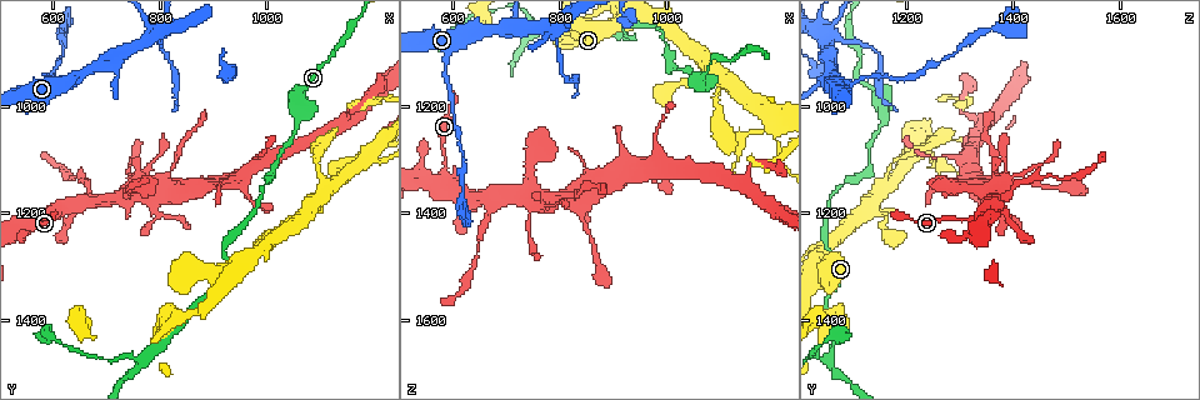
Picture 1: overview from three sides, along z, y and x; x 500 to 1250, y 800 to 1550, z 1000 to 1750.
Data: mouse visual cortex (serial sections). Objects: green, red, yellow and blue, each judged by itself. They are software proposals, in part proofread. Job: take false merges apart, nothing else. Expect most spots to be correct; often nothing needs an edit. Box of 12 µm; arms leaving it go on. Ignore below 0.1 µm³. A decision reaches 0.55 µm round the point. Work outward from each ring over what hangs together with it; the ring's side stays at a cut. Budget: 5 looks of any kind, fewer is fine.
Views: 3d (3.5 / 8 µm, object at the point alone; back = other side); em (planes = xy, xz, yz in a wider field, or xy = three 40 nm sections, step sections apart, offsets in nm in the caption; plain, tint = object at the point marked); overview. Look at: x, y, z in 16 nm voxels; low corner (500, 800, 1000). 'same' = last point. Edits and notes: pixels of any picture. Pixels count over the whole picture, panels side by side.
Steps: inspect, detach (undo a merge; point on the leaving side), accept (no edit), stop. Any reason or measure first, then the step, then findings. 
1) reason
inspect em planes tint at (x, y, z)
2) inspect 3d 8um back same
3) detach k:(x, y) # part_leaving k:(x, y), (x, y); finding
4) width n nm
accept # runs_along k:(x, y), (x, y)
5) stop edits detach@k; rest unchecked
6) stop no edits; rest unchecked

thin arm on a thick one
inspect 3d 3.5um back at (1105, 1135, 1165)

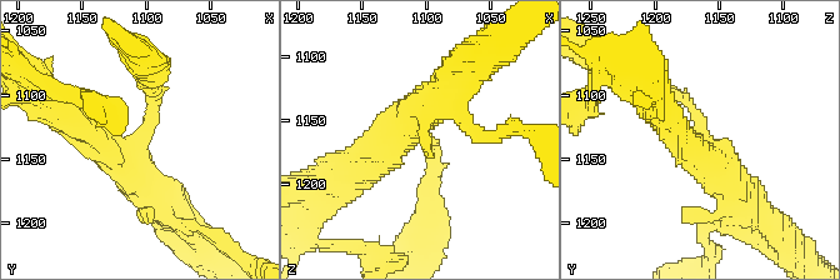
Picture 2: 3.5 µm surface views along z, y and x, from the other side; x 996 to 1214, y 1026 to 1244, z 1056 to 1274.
arms 3; arm_widths 150, 350, 450 nm
inspect em xy step 2 tint at (1108, 1138, 1162)

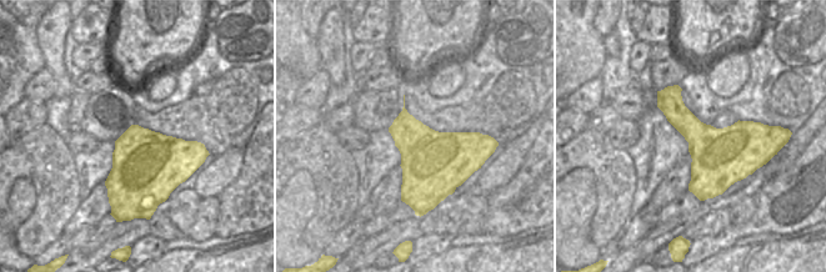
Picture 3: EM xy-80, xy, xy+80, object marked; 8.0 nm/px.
accept # runs_along 2:(175, 215), (125, 161), (68, 116); one cell here

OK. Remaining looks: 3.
thin neck
inspect 3d 3.5um at (665, 1180, 1375)

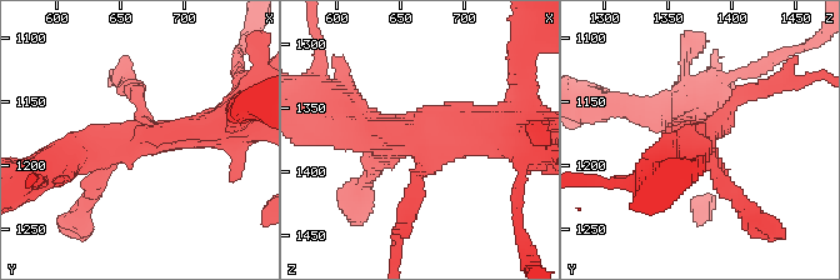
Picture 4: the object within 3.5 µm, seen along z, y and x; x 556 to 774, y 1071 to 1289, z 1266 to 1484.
accept # runs_along 4:(61, 161), (130, 139), (218, 128); one cell here

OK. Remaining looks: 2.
stop no edits; rest unchecked

